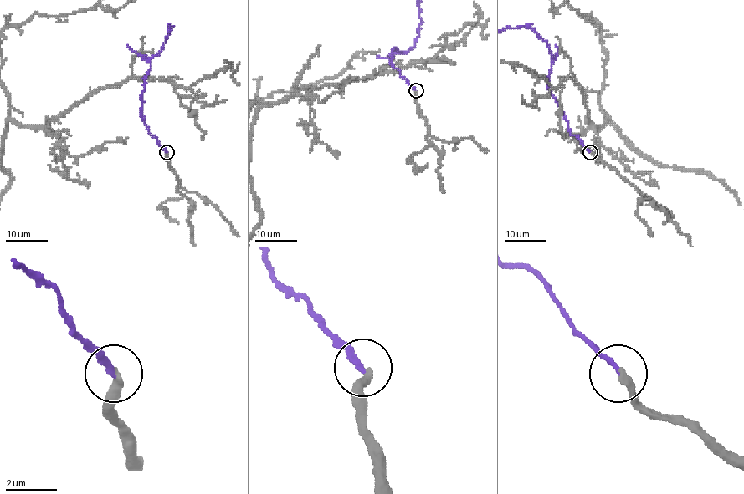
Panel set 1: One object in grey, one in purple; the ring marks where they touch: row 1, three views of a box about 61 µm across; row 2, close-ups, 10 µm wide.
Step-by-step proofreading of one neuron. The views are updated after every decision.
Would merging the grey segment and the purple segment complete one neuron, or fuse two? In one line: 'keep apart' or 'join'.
keep apart

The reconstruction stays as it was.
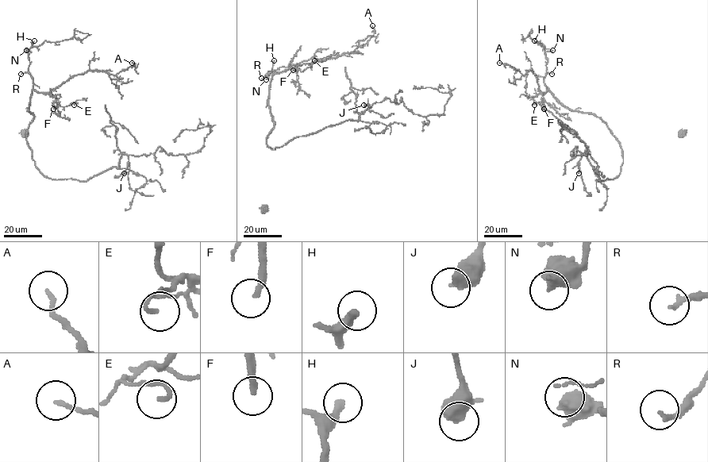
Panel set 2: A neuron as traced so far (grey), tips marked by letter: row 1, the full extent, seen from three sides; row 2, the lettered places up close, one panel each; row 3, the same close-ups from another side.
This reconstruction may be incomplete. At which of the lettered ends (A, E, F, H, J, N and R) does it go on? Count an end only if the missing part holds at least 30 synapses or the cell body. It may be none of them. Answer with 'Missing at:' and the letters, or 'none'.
Missing at: F, H

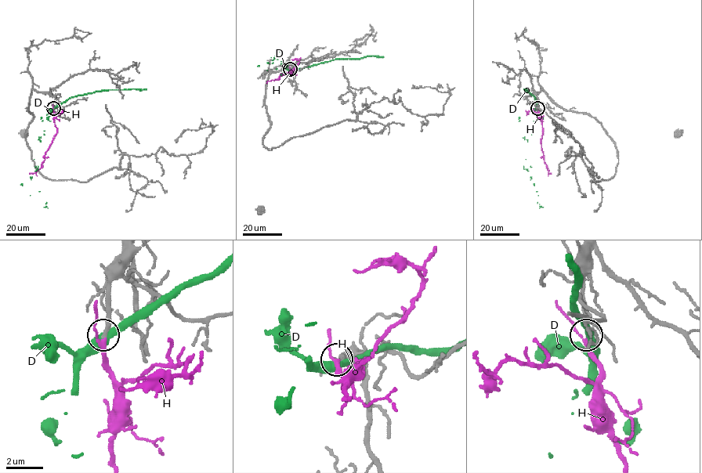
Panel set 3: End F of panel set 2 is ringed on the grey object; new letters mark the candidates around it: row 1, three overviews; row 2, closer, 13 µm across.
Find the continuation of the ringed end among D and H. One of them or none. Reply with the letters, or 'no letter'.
H

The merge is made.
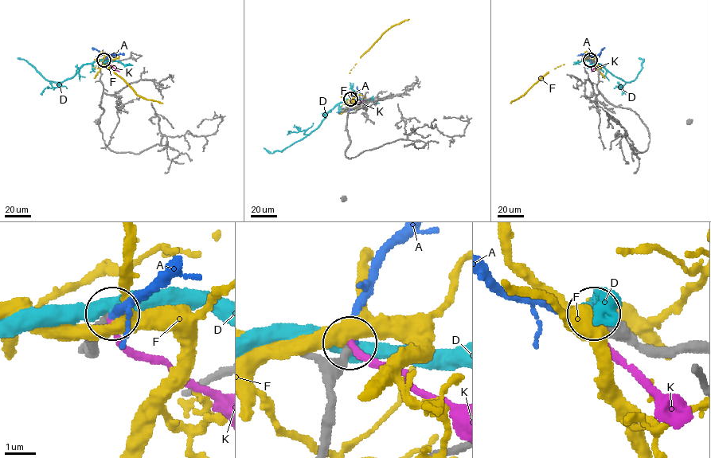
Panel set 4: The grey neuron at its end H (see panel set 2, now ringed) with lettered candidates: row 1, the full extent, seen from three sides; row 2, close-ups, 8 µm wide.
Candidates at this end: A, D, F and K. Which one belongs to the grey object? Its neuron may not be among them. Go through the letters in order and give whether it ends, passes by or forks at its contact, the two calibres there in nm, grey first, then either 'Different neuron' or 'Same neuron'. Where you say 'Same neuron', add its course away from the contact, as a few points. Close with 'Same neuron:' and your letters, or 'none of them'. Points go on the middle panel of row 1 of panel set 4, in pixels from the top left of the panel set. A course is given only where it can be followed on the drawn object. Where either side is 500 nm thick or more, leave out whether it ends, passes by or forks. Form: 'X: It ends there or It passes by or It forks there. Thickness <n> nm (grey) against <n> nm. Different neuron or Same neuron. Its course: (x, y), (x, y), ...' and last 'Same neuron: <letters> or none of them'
A: It ends there. Thickness 300 nm (grey) against 280 nm. Same neuron. Its course: (350, 99), (358, 91), (360, 104), (352, 110), (340, 111), (341, 114)
D: Thickness 340 nm (grey) against 500 nm. Different neuron
F: It forks there. Thickness 320 nm (grey) against 400 nm. Different neuron
K: It ends there. Thickness 360 nm (grey) against 200 nm. Different neuron
Same neuron: A

